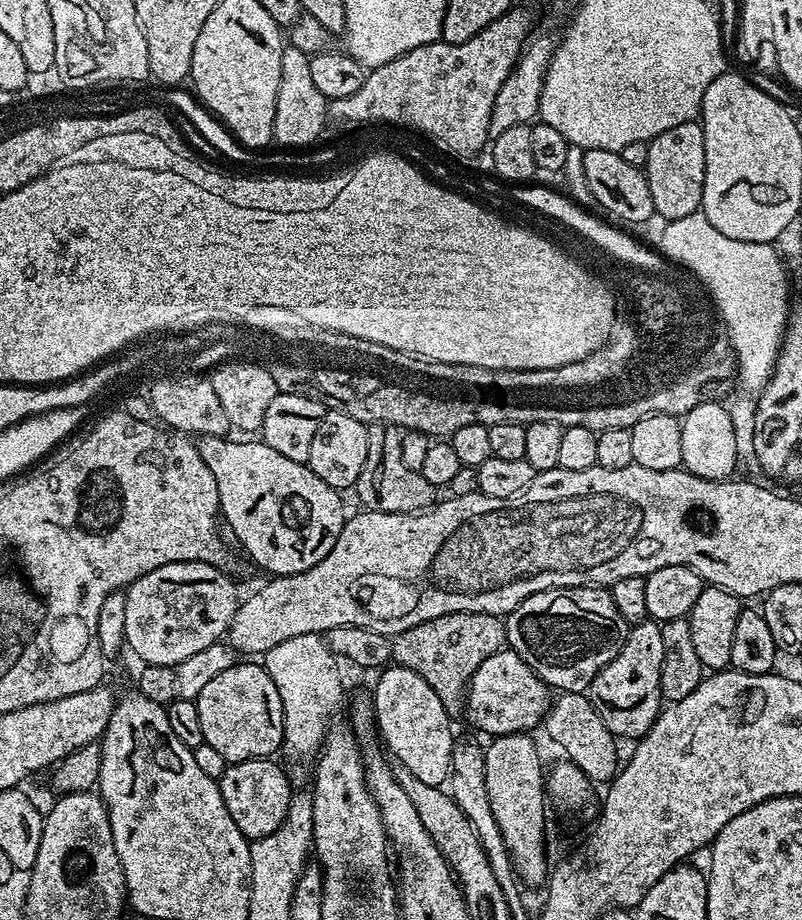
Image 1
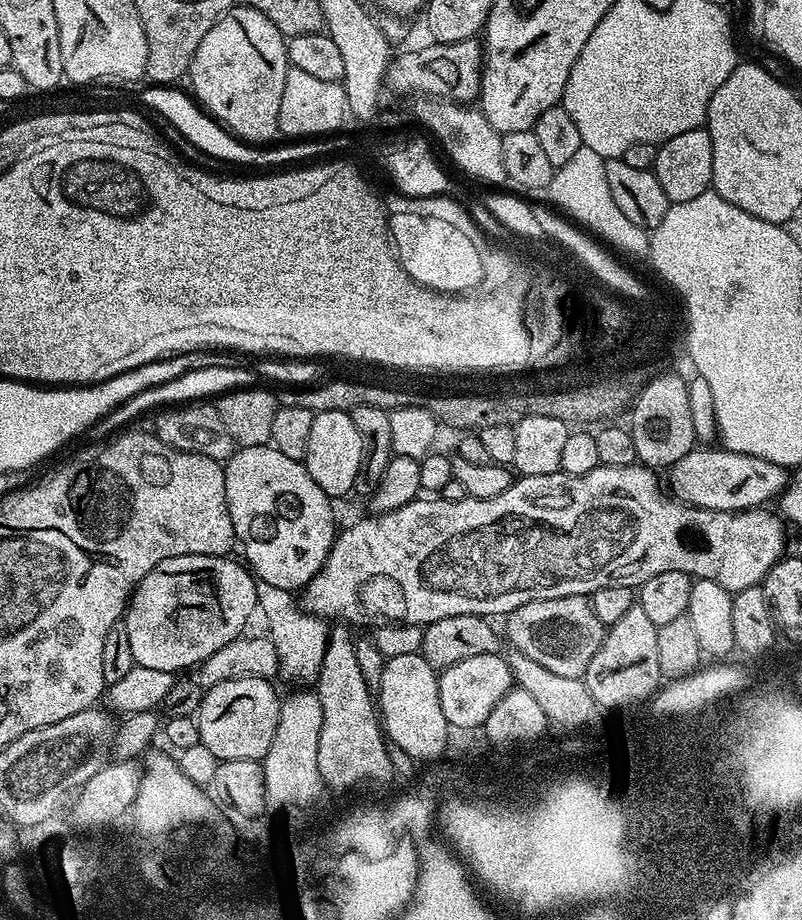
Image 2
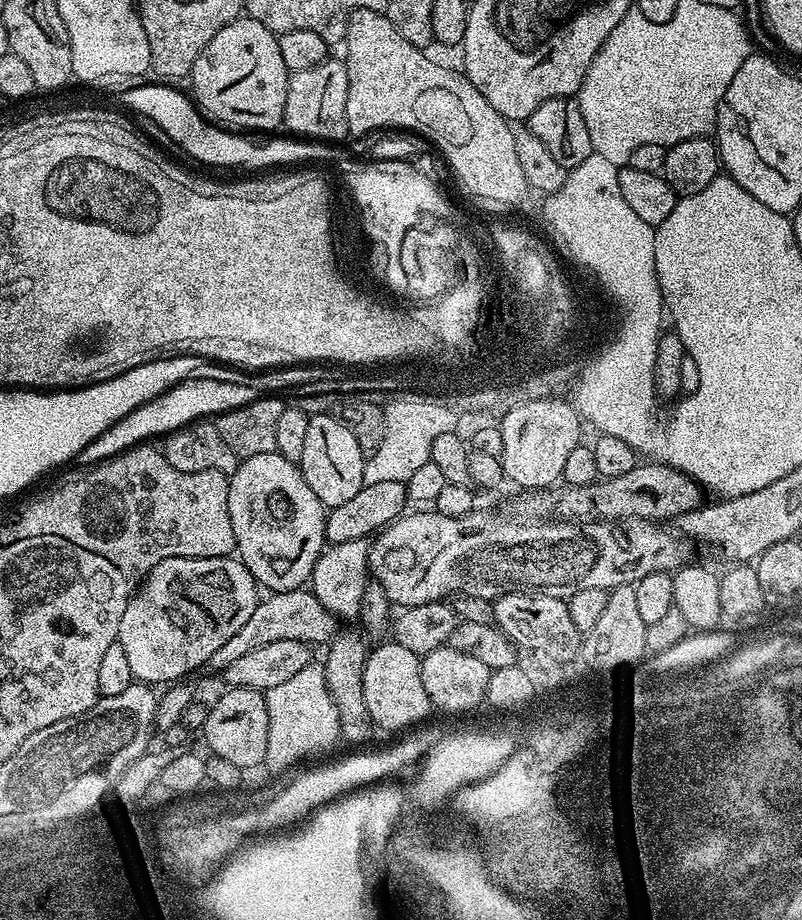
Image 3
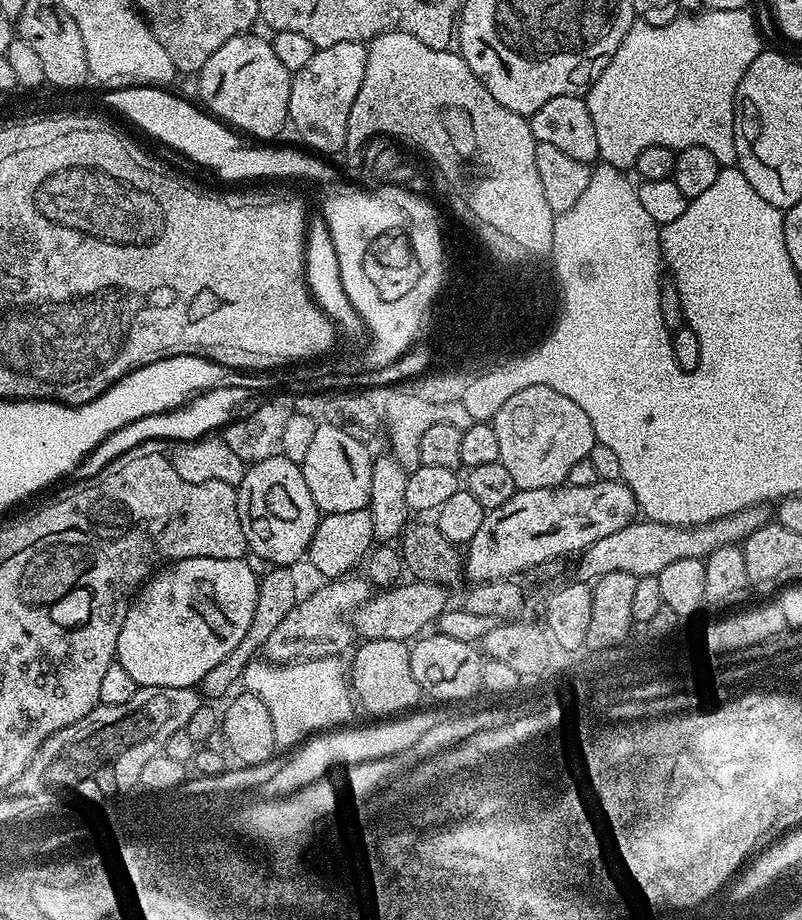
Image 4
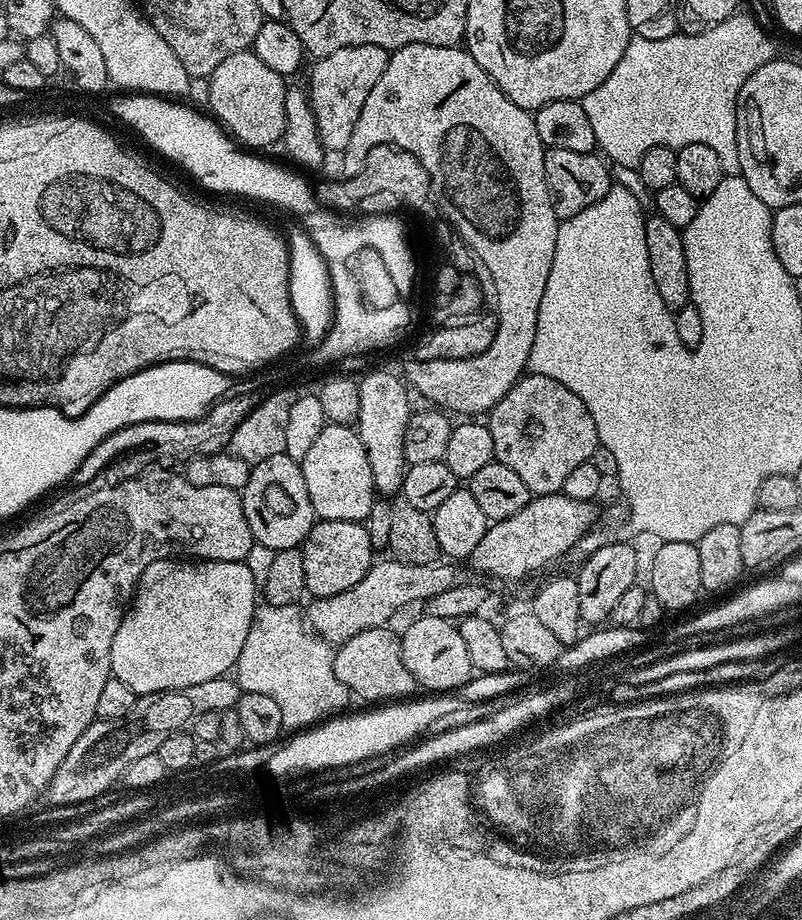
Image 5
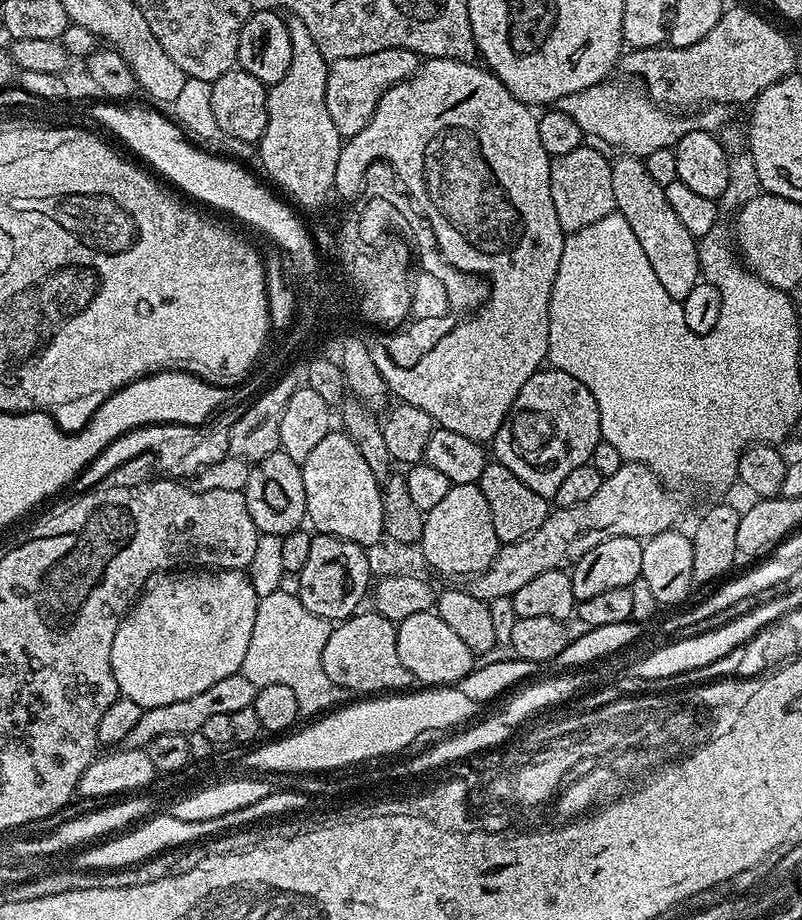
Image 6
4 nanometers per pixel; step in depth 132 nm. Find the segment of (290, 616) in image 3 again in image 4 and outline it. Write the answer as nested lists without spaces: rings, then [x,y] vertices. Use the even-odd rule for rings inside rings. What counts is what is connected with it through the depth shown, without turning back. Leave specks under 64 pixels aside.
[[[409,580],[377,593],[364,604],[363,637],[369,640],[411,641],[423,633],[441,615],[447,611],[449,589],[438,583],[427,583],[425,580]]]

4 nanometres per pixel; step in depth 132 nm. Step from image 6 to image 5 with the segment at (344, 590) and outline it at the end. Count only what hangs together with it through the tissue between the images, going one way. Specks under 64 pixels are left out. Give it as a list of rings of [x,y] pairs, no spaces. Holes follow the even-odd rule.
[[[322,520],[313,523],[302,545],[306,562],[306,592],[309,597],[333,596],[350,590],[372,568],[374,549],[367,527],[359,520]]]

